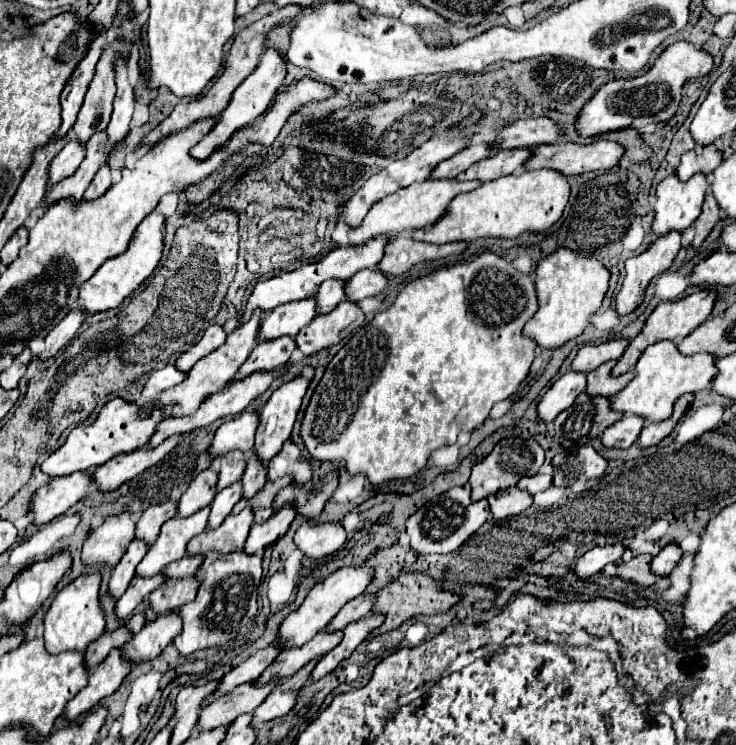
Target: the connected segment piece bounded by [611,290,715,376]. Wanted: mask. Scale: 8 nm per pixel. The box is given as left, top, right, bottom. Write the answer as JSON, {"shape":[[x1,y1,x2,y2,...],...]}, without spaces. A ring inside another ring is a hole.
{"shape":[[701,290,701,292,695,292,687,298,681,298,681,300,675,300,675,302,663,302,659,304,651,316,647,318,645,326,641,328,641,332,629,342,627,350,623,352,623,356,617,360,615,368,611,370,611,376,619,376,619,374,625,374,631,366,637,364,637,358,645,352,645,348,649,348,653,342,661,342,661,340,679,340,679,338,685,338,689,332,693,332,713,310,713,302,715,302,715,290]]}

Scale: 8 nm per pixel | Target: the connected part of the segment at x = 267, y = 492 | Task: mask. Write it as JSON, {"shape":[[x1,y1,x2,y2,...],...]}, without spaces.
{"shape":[[283,476,283,478,275,480,275,482,267,482,267,484,263,486,263,490,259,490,251,500,239,500,239,502,235,504,235,508,233,508,233,514,239,514,243,508,251,508,251,510,253,510,253,516,255,516,255,522,257,522,257,524,265,522,265,520,273,514,273,510,271,510,273,498,275,498,277,492,279,492,281,488,285,488,287,484,291,484,291,476]]}

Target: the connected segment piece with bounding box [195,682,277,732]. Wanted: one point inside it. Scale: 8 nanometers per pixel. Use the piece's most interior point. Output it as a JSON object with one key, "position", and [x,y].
{"position":[244,699]}

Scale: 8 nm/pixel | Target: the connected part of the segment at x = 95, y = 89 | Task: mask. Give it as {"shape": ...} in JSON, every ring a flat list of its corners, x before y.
{"shape":[[129,38,125,42,111,42,103,50,101,60,97,62,95,76,85,94,85,102,71,130,75,138,81,138,81,142,87,142,91,134,97,132,97,126,109,124,109,118,113,112,113,100,115,100,115,72,111,62,117,52,129,54,129,50,131,50]]}

